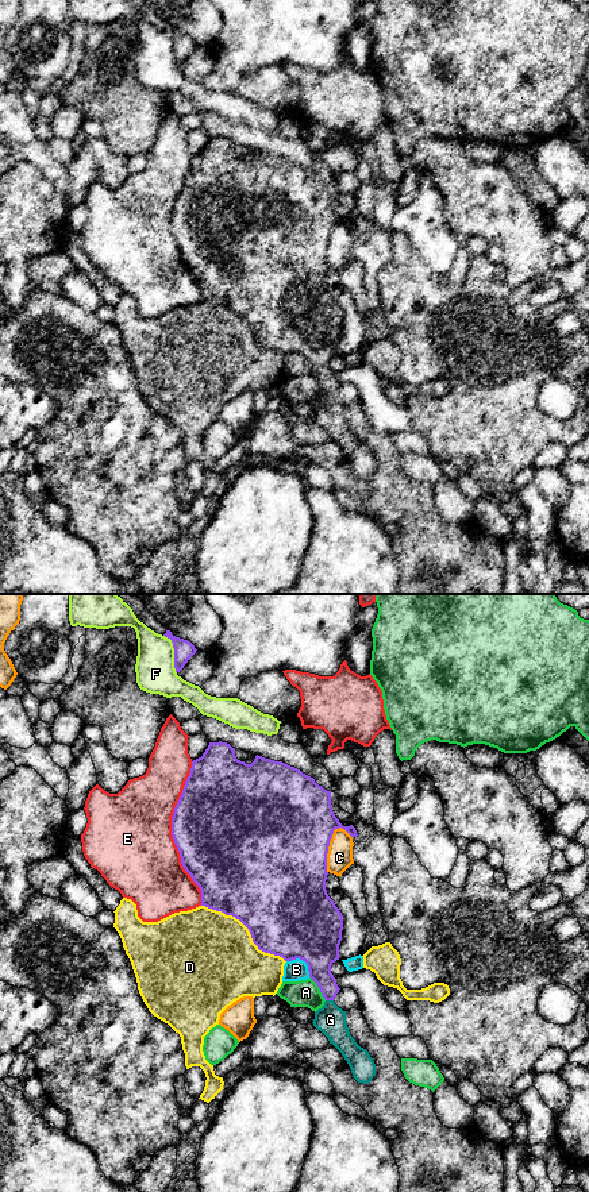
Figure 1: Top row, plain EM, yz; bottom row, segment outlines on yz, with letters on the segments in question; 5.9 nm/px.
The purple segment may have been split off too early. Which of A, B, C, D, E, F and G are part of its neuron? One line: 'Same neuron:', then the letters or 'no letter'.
Same neuron: G

